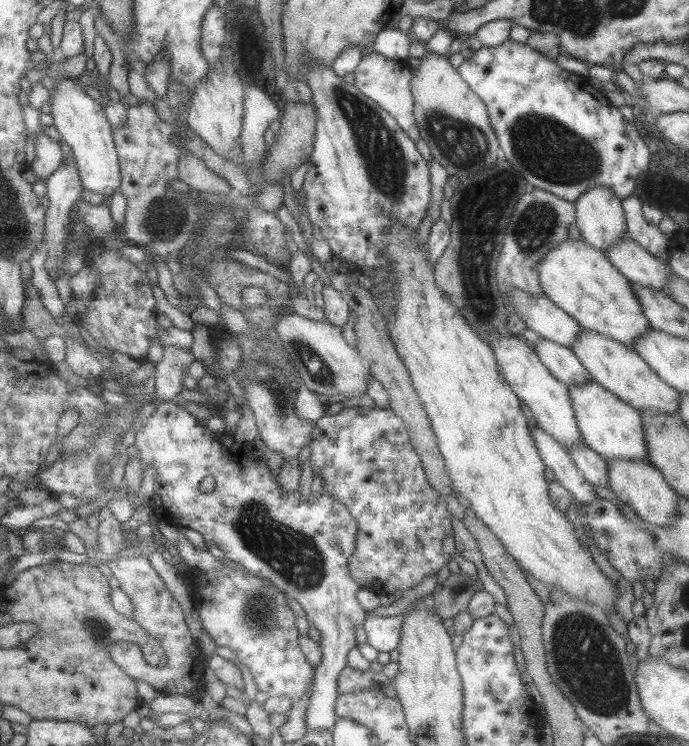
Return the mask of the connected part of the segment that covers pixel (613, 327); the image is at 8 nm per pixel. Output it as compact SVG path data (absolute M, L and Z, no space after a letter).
M566 238L538 263L542 292L564 312L575 318L581 327L594 330L629 347L632 347L644 332L650 330L648 317L644 315L644 309L636 297L636 291L632 289L632 283L611 264L604 250L592 248L586 240Z

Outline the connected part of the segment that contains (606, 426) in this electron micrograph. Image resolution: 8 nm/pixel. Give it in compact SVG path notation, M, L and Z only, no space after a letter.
M593 379L584 384L574 384L568 390L576 415L576 425L586 445L607 462L647 461L648 447L644 439L641 411L632 408Z

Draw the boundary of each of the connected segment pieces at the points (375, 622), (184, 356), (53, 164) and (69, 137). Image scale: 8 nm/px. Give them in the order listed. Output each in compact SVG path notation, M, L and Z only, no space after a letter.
M407 614L400 616L369 616L365 624L367 640L378 651L394 652L401 648Z
M168 345L163 360L156 366L157 400L178 400L178 394L186 390L188 368L196 362L196 354L190 349Z
M40 133L36 139L36 158L31 168L44 180L49 179L64 164L66 152L60 141L56 142L48 134Z
M61 76L55 81L58 86L53 91L52 98L52 112L56 121L54 125L62 140L73 149L85 188L110 198L122 189L123 166L115 138L115 127L108 119L107 108L86 93L78 84L78 78Z

